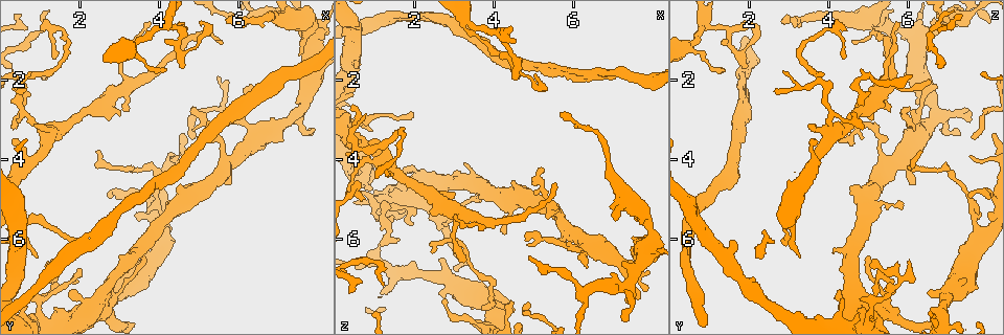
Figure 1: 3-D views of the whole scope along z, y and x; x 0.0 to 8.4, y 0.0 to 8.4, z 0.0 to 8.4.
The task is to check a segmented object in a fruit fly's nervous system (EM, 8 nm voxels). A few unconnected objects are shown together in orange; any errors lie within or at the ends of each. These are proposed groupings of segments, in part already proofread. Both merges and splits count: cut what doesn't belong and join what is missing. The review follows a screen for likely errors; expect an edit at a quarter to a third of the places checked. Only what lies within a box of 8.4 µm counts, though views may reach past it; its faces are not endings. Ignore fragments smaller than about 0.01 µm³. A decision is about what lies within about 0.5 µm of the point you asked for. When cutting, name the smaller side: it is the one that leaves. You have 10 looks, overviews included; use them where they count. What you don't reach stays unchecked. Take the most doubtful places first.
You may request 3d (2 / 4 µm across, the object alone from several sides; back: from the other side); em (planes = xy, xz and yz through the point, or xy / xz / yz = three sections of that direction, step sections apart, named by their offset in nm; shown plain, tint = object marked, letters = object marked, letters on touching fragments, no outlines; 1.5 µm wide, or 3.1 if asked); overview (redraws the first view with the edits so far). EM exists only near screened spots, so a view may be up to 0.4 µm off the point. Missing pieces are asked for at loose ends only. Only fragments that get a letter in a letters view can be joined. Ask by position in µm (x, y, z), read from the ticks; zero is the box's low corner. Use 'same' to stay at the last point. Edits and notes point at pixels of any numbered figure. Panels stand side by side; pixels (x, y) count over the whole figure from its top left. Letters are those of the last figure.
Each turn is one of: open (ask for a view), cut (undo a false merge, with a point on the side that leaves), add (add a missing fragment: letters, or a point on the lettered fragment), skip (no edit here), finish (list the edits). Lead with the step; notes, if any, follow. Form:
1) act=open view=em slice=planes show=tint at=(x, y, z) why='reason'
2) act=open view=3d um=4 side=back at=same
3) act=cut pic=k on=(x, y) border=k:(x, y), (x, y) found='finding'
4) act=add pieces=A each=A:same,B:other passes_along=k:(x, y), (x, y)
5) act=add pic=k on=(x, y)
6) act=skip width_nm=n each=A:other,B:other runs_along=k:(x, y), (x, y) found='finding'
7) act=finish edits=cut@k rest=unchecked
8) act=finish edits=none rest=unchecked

act=open view=em slice=planes show=letters at=(5.80, 4.60, 6.15) why='free end'

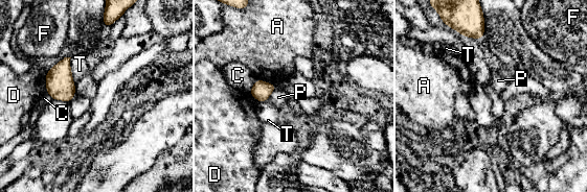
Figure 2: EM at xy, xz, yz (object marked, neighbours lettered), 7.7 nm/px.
act=skip longest_contact=T:220nm each=A:other,C:other,D:other,F:other,P:other,T:other found='none of them fits'

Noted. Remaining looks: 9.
act=open view=em slice=planes show=letters at=(4.45, 0.65, 1.95) why='thin end'

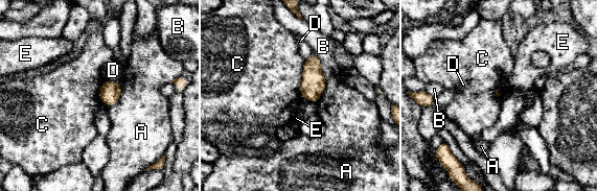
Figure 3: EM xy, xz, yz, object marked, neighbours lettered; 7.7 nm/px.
act=skip each=A:other,B:other,C:other,D:other,E:other found='none of them fits'

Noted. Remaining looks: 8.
act=open view=3d um=2 side=back at=(6.25, 2.15, 6.70) why='branch stops here'

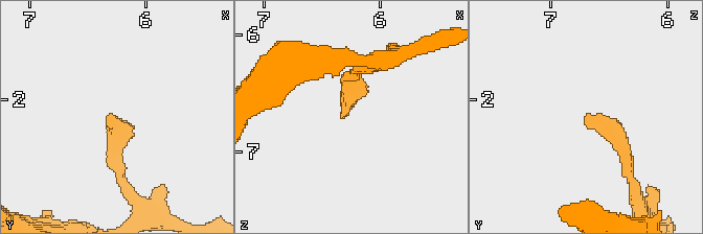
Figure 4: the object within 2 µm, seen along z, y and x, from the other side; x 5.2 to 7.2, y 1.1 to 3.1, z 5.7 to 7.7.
act=open view=em slice=xz step=4 show=tint at=(6.32, 2.14, 6.70) why='need the tissue'

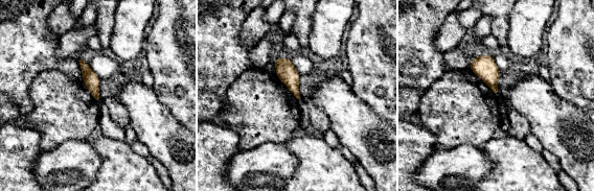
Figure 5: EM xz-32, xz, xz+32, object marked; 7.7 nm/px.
act=open view=em slice=planes show=letters at=same why='cut it another way'

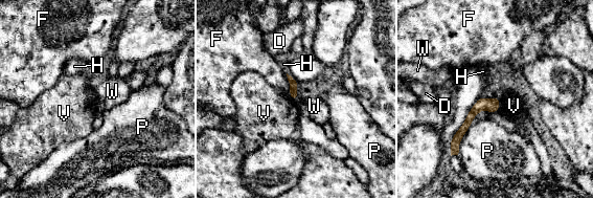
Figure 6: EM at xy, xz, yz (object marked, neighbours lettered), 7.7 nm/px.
act=skip each=D:other,F:other,H:other,P:other,V:other,W:other border=6:(496, 95), (499, 101) found='no lettered fragment goes on from it'

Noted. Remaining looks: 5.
act=open view=3d um=2 at=(3.60, 6.45, 5.05) why='free end'

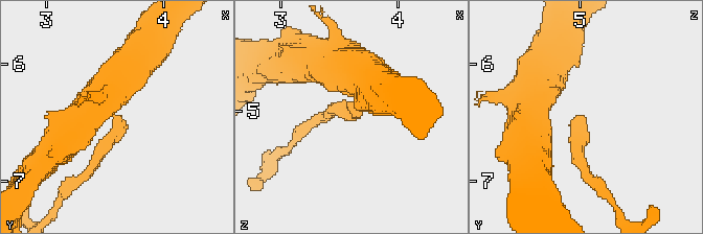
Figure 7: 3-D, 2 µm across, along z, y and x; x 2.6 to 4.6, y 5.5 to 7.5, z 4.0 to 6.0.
act=open view=em slice=yz step=4 show=tint at=(3.64, 6.46, 5.06) why='need the tissue'

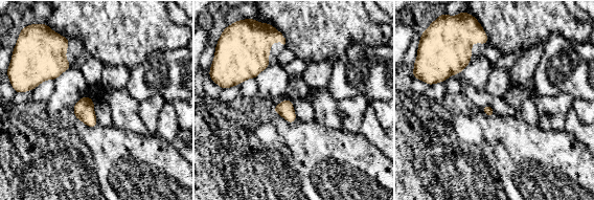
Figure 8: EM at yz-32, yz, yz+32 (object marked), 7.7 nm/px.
act=open view=em slice=planes show=letters at=same

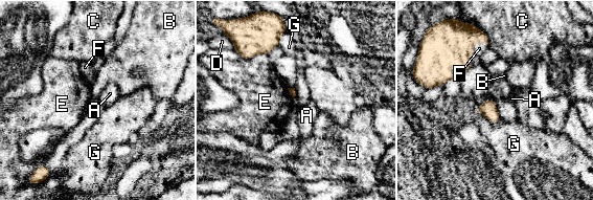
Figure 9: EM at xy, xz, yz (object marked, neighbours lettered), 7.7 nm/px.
act=add pieces=F each=A:other,B:other,C:other,D:other,E:other,F:same,G:other passes_along=9:(445, 52), (473, 50), (479, 48) found='it goes on there'

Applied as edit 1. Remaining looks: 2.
act=finish edits=add@9 rest=unchecked

